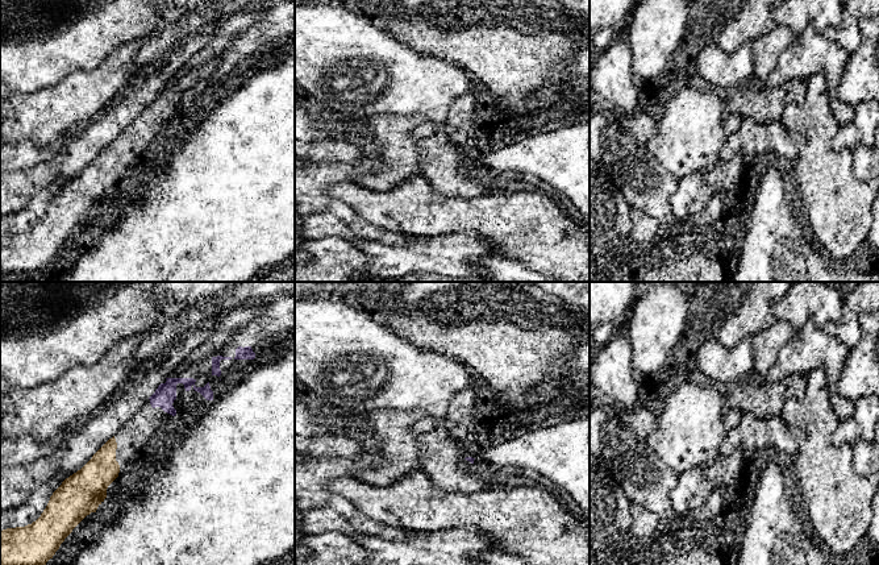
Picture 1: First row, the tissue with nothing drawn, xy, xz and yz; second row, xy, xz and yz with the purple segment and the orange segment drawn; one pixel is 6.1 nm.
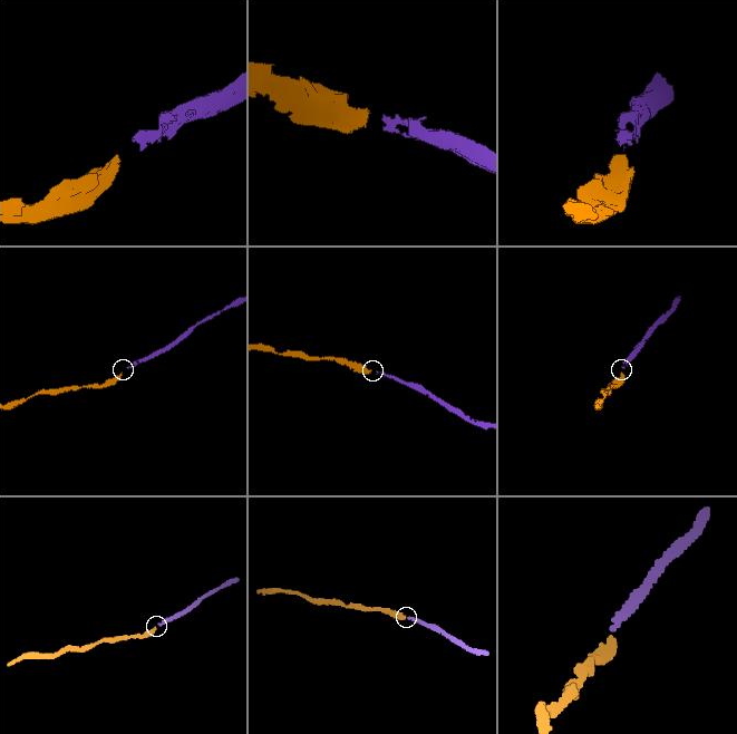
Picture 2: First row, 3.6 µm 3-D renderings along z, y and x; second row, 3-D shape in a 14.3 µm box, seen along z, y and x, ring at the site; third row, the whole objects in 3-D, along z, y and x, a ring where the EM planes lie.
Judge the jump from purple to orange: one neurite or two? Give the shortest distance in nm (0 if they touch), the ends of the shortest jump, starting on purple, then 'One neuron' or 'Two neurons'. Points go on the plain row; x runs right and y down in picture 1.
Distance 300 nm. Across: xy (151, 111), (113, 141). One neuron

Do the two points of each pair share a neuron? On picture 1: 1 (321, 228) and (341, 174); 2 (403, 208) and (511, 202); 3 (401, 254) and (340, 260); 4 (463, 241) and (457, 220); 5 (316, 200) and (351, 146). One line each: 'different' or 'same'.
1: different
2: same
3: different
4: different
5: different

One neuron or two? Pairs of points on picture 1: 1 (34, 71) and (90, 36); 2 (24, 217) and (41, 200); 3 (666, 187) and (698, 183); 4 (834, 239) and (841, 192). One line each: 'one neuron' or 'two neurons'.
1: one neuron
2: one neuron
3: one neuron
4: one neuron

